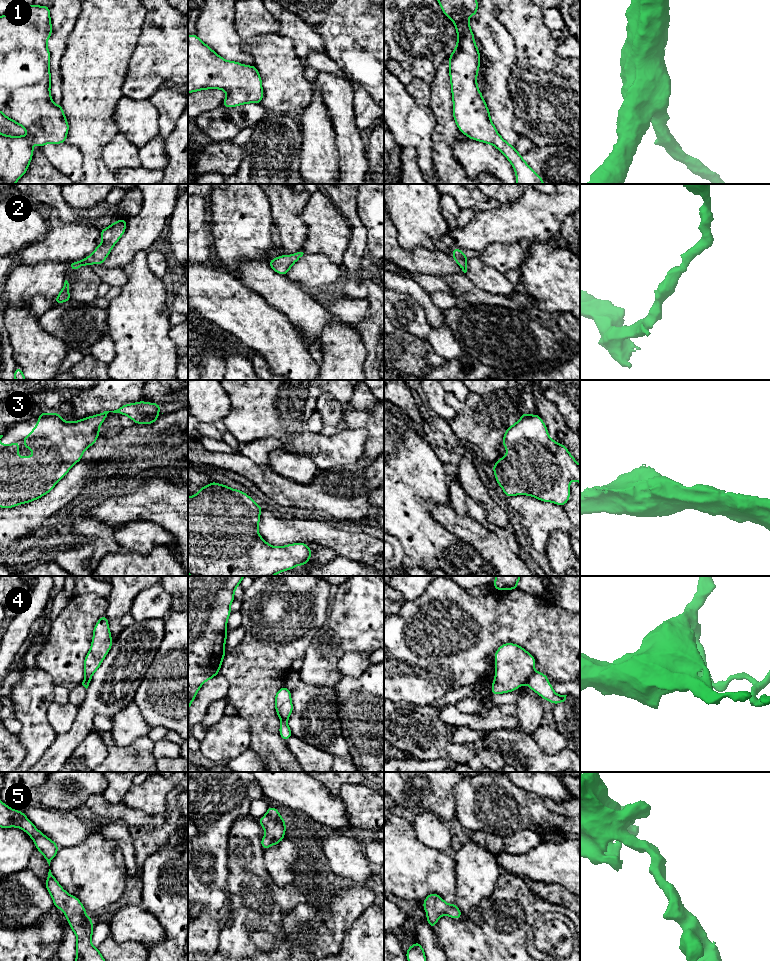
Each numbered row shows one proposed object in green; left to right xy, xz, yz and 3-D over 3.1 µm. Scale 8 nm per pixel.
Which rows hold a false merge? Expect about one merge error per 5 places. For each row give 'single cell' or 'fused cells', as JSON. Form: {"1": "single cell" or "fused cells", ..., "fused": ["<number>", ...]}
{"1": "single cell", "2": "single cell", "3": "single cell", "4": "fused cells", "5": "single cell", "fused": ["4"]}

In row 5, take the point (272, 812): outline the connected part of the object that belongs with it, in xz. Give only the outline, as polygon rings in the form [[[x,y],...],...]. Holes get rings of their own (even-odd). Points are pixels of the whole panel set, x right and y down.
[[[269,806],[266,815],[258,819],[258,822],[266,833],[261,839],[261,846],[264,850],[283,840],[286,830],[285,819],[280,816],[275,807]]]

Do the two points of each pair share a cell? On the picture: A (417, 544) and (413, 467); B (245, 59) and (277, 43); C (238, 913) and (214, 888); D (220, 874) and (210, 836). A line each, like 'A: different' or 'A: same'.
A: same
B: different
C: different
D: same

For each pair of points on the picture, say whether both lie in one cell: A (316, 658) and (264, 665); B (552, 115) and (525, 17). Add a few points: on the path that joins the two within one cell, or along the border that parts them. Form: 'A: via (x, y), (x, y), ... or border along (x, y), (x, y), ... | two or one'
A: border along (315, 636), (302, 656) | two
B: via (548, 91), (541, 83), (538, 75), (533, 41) | one

